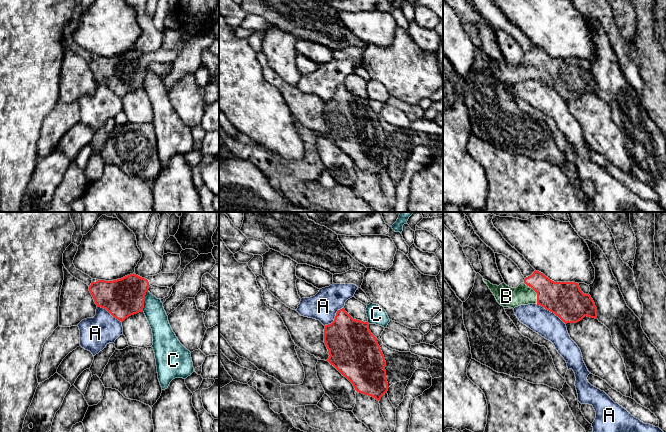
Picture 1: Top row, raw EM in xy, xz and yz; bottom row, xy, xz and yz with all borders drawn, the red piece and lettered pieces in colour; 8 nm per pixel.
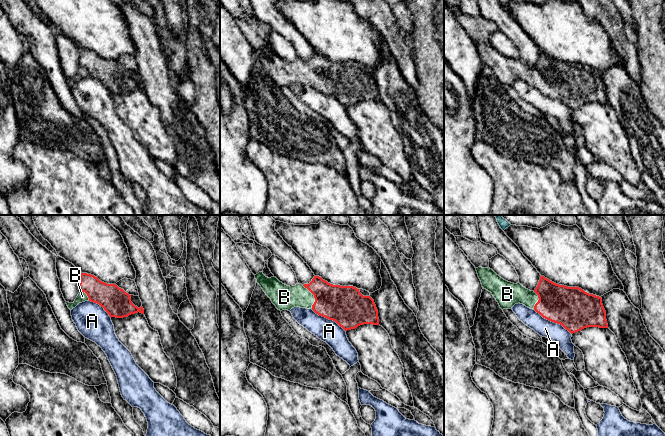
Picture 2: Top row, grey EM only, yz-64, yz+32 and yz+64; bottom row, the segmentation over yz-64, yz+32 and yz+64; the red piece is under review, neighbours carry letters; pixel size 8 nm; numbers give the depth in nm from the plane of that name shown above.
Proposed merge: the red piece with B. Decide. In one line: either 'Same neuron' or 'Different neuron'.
Same neuron

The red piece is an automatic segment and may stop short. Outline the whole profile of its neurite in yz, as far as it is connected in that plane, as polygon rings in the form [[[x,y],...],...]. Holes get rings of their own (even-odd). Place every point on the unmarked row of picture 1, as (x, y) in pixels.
[[[534,47],[532,51],[526,53],[524,58],[517,64],[507,62],[505,59],[499,62],[484,56],[497,78],[503,83],[515,84],[521,81],[537,80],[546,86],[554,89],[565,100],[577,99],[585,92],[597,95],[597,84],[591,72],[584,70],[575,58],[554,58],[539,47]]]

